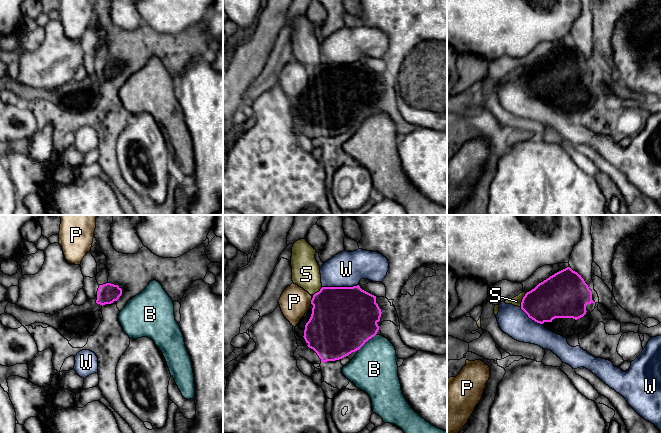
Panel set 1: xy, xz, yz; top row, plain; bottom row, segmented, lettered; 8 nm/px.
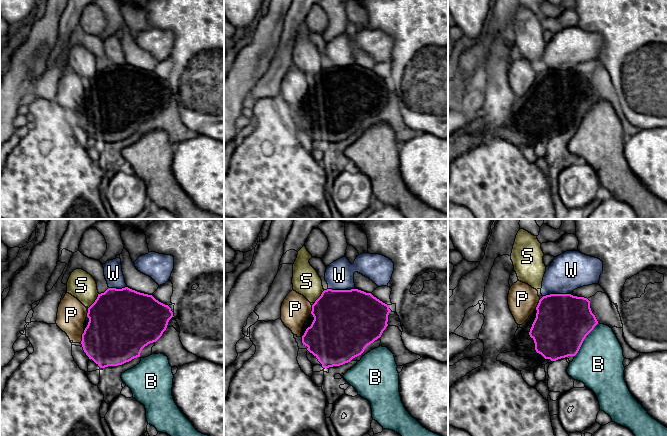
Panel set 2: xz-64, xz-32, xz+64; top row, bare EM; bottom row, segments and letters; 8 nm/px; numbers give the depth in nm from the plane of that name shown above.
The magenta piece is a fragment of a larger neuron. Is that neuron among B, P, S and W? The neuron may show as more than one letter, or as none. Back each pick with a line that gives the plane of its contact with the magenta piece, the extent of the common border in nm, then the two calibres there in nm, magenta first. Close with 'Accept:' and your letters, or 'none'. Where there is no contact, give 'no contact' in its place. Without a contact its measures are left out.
Accept: none

